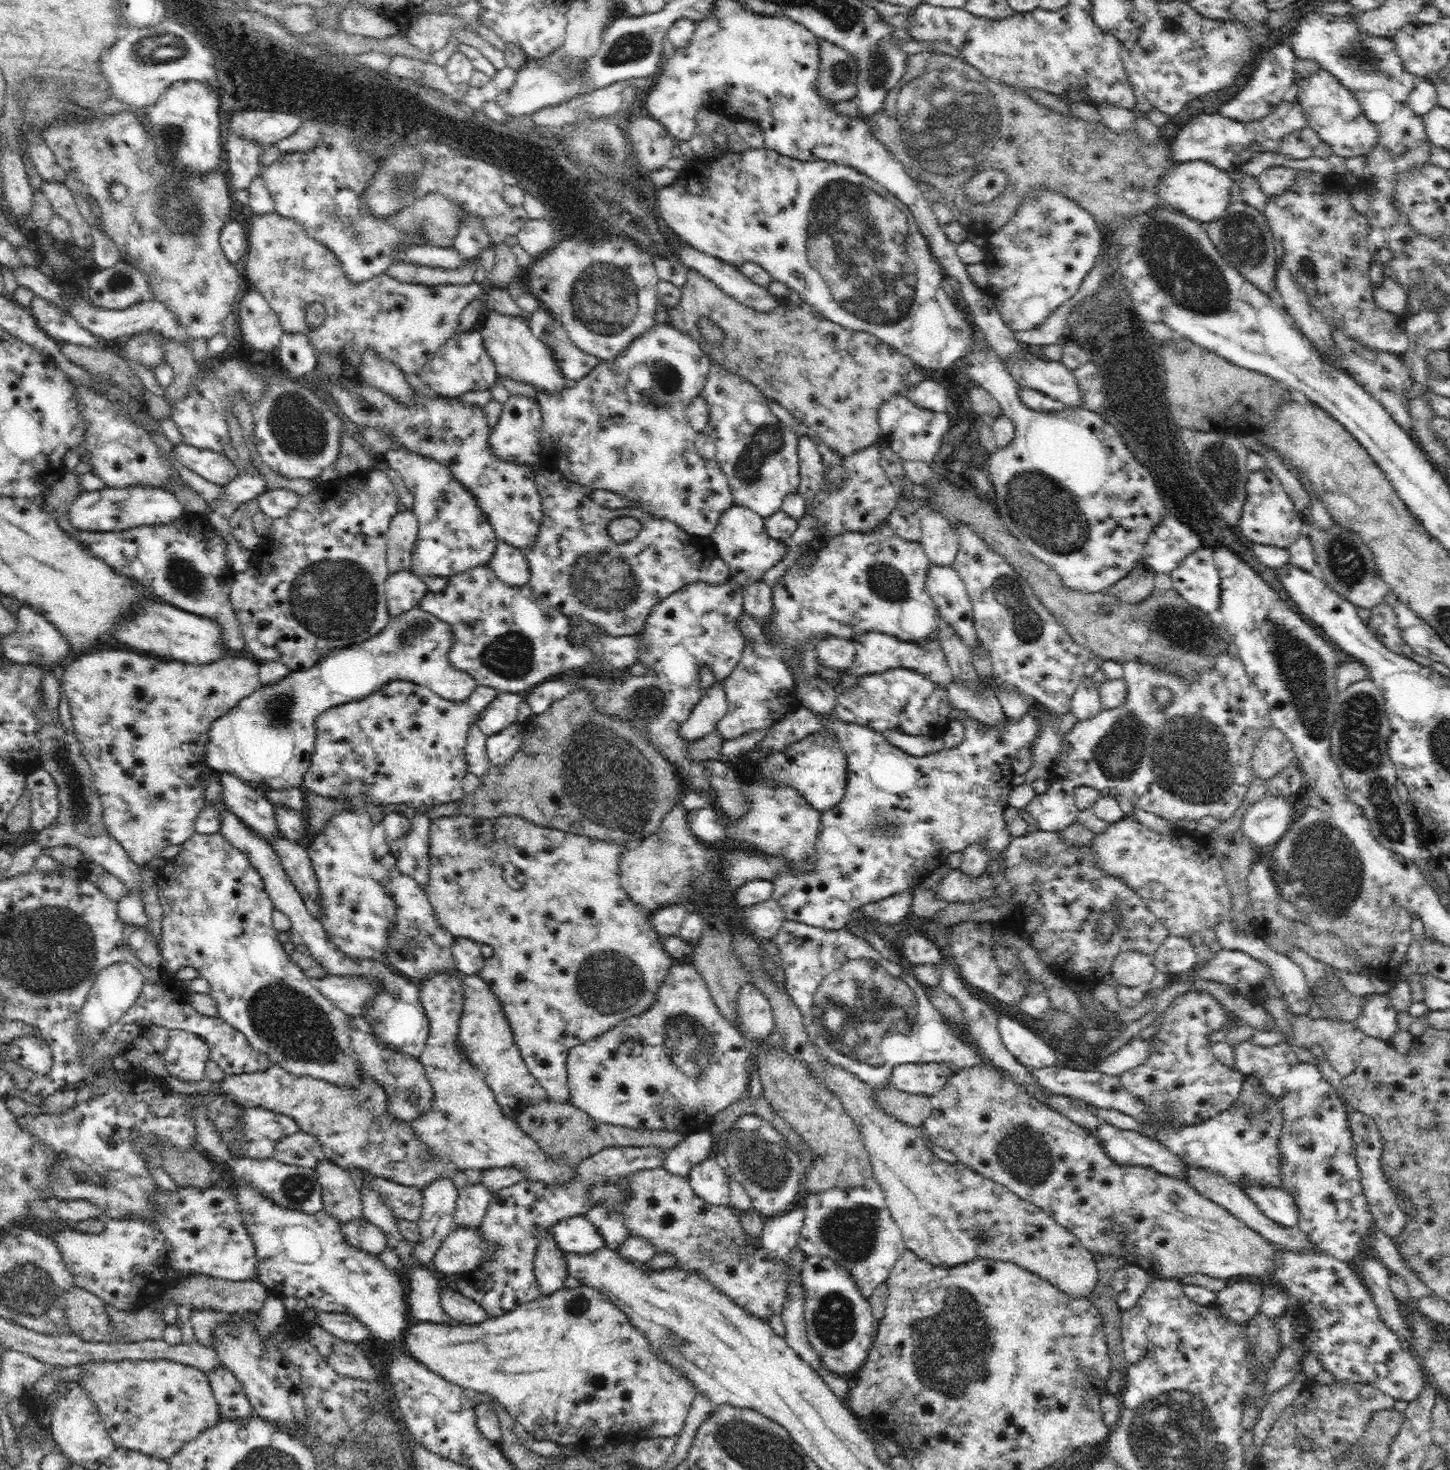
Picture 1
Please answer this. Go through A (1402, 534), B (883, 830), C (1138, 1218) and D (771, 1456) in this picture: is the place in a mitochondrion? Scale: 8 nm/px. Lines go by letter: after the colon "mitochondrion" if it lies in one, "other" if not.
A: other
B: mitochondrion
C: other
D: mitochondrion

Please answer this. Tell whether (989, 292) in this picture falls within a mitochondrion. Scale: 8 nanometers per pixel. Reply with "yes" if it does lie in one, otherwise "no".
no

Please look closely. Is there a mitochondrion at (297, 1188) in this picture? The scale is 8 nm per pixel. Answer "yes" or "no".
yes

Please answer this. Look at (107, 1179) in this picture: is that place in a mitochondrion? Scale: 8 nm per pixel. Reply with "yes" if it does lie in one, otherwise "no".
yes

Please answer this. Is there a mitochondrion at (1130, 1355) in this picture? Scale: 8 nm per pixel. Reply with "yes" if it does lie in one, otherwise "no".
no

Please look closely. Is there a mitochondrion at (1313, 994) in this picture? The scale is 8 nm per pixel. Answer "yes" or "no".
no

